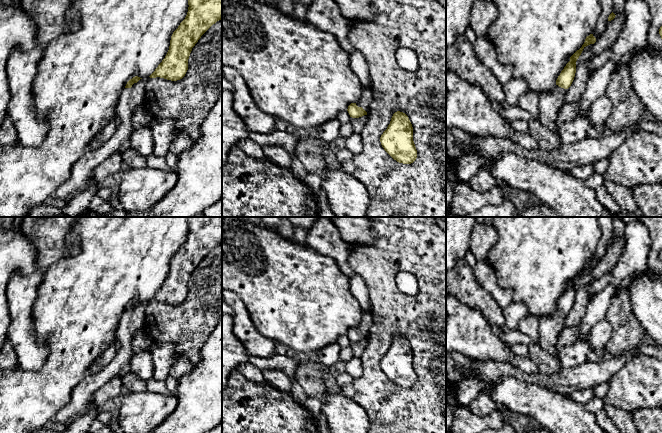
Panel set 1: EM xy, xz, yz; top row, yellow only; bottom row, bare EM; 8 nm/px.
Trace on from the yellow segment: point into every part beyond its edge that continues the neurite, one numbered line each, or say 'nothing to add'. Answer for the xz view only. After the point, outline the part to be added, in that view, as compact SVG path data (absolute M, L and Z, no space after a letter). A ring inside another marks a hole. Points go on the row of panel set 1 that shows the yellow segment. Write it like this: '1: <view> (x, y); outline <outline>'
1: xz (367, 96); outline M364 88L362 92L362 96L360 100L356 103L356 105L358 107L362 107L366 112L368 112L368 108L372 100L373 100L372 90L368 88Z

